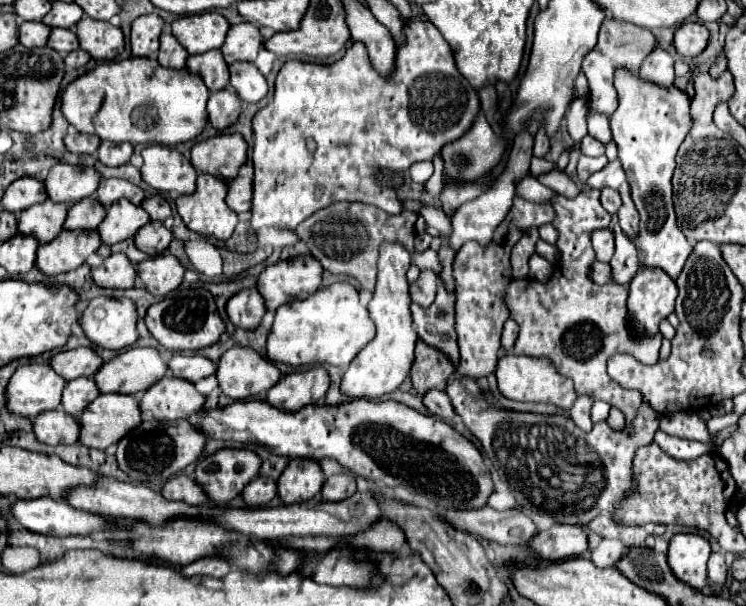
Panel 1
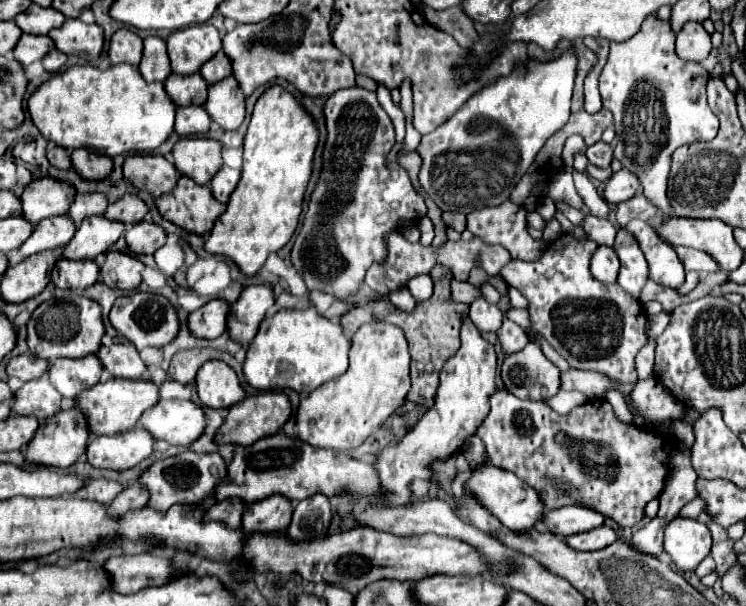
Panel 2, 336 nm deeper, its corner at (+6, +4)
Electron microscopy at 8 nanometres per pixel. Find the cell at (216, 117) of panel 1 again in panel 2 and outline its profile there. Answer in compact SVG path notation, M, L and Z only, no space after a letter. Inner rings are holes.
M178 107L176 109L176 123L174 123L174 131L178 135L204 135L210 127L210 119L208 113L204 111L204 107Z

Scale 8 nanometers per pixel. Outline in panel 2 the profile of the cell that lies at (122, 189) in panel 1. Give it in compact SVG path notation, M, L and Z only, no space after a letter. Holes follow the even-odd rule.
M102 193L78 195L78 197L74 199L74 203L70 205L68 217L70 217L74 223L80 223L82 219L92 217L92 215L104 215L106 207L108 207L108 199L106 199L106 195L102 195Z

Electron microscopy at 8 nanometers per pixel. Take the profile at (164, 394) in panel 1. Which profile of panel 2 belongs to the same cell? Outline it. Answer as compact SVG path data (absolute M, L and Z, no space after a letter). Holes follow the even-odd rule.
M108 379L108 381L100 381L94 387L82 391L80 395L74 397L74 409L80 411L86 421L88 421L88 431L96 437L100 435L116 435L116 433L124 433L128 429L134 429L140 415L156 405L158 401L158 387L156 383L148 381L148 379Z

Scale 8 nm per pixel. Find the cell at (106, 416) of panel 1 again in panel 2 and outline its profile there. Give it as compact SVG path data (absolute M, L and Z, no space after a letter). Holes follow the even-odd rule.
M66 409L58 415L46 419L44 425L38 427L32 441L26 445L26 463L36 467L56 467L56 469L68 469L82 453L88 441L88 433L84 431L84 415L78 415L78 411Z

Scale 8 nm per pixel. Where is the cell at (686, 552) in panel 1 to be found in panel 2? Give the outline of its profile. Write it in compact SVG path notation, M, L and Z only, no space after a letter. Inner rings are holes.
M676 517L664 529L664 549L678 571L694 571L710 553L710 529L698 519Z

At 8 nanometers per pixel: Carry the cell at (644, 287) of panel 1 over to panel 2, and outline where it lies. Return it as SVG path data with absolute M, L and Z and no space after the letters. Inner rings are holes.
M632 219L626 225L626 231L634 235L640 249L644 251L652 281L666 285L666 287L674 287L674 289L684 283L686 271L684 271L684 265L680 263L676 251L668 243L664 243L646 221Z

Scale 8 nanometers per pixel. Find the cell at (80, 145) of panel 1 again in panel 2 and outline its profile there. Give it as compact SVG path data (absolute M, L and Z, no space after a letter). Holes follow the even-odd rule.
M48 145L48 151L46 151L46 157L50 161L50 165L54 165L56 169L70 169L70 153L64 151L62 147L56 147L56 145Z

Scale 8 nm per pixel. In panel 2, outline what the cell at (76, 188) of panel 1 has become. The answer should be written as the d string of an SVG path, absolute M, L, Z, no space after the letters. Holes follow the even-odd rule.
M52 177L36 179L20 195L22 217L32 225L36 225L48 217L66 215L68 207L74 201L74 195L76 189L70 183Z

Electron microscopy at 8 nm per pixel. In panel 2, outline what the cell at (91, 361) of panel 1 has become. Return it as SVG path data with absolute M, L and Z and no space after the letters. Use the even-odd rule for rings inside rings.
M18 355L18 357L12 357L10 363L6 365L8 377L18 377L20 381L38 379L38 377L44 375L46 369L48 369L48 361L36 359L34 355Z

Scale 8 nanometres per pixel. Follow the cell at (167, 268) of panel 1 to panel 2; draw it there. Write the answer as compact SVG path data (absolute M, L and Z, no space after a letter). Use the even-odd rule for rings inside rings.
M108 251L106 261L100 267L100 277L102 277L102 283L106 283L112 289L118 287L124 291L132 291L142 281L142 275L140 275L142 269L144 269L144 263L140 263L132 255L120 253L120 251Z

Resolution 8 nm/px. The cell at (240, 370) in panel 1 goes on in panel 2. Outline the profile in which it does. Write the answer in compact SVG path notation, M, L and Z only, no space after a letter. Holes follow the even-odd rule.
M208 361L198 369L196 391L202 405L228 409L246 397L236 373L222 361Z

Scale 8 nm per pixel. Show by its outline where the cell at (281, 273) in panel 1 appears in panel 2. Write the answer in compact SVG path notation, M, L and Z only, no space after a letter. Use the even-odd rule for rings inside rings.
M250 285L242 291L238 301L230 307L226 319L226 331L236 343L250 343L258 325L264 319L264 313L274 305L274 291L270 285Z

